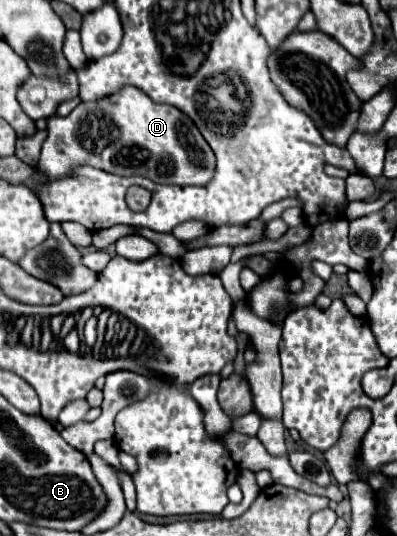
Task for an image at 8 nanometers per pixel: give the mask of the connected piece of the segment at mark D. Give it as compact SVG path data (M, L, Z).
M124 85L108 97L80 103L68 117L52 115L48 119L48 137L42 143L38 167L44 169L50 179L58 179L68 175L76 165L90 165L124 177L142 175L168 185L206 185L214 175L214 153L186 113L172 105L154 103L138 87Z

